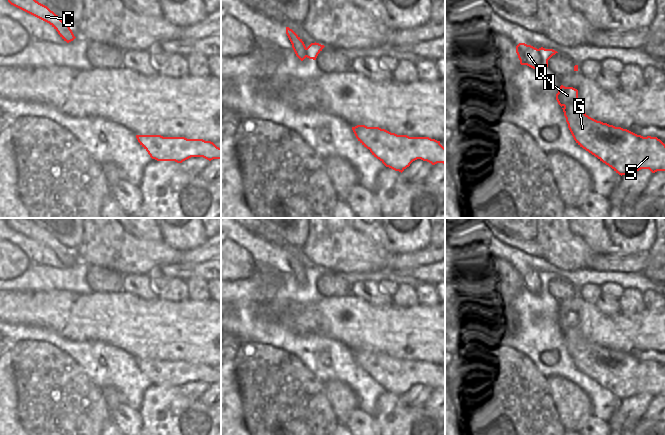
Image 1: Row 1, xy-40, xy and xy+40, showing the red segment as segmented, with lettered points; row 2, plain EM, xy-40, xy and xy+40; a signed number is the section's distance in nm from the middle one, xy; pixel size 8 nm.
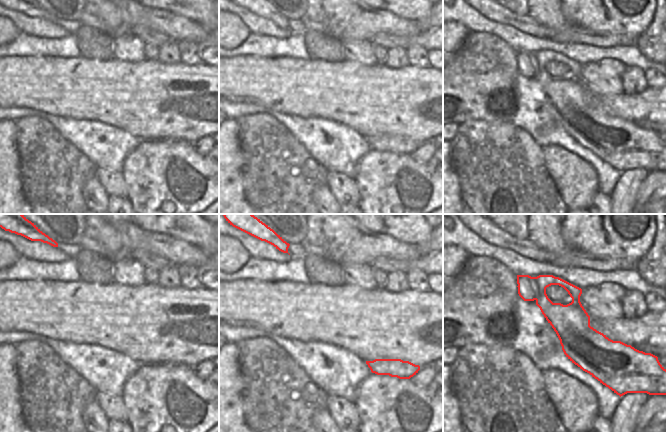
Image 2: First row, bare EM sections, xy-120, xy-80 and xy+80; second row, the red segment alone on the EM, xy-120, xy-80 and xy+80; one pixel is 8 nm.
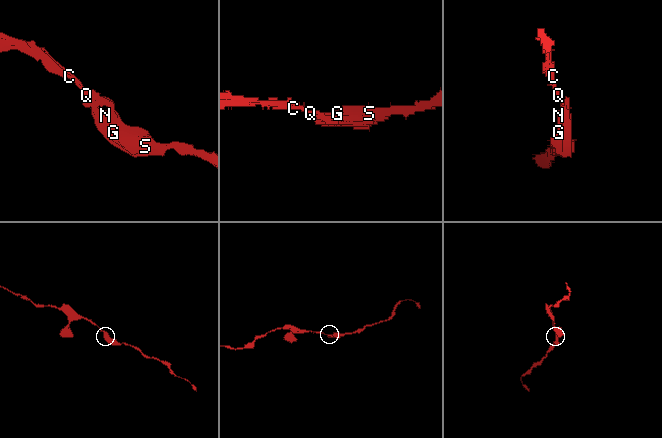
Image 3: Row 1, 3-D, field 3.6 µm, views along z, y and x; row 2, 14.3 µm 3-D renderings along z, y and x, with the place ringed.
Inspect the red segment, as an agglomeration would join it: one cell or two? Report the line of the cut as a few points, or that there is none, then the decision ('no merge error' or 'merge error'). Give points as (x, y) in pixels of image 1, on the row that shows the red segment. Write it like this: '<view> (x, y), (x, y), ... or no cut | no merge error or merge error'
no cut | no merge error

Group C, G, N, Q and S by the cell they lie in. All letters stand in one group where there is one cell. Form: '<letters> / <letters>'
C G N Q S

